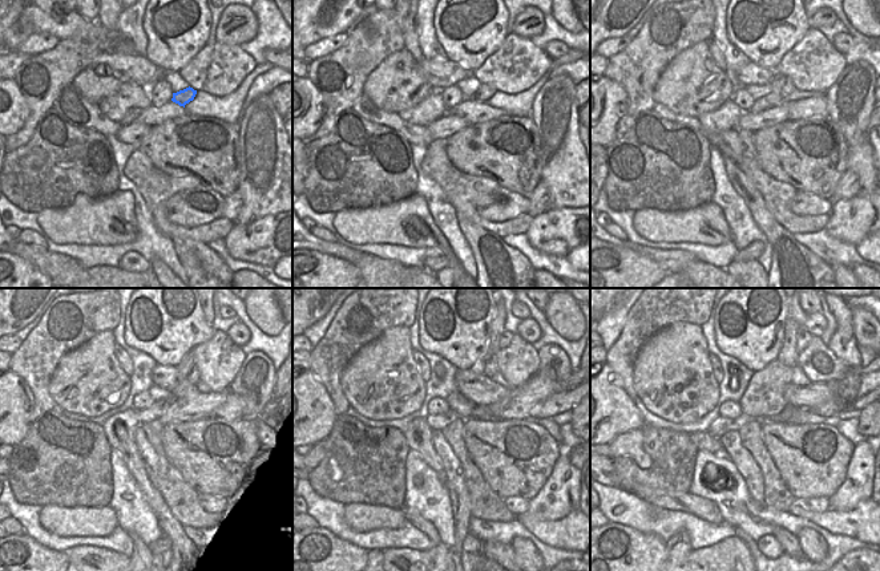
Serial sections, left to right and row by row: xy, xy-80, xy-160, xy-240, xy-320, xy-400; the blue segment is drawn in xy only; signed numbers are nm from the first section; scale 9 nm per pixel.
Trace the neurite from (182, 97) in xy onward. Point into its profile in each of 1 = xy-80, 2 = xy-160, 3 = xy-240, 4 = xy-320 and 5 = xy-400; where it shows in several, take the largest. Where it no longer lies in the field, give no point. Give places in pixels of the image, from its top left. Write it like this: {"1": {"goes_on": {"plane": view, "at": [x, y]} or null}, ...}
{"1": {"goes_on": {"plane": "xy-80", "at": [484, 92]}}, "2": {"goes_on": {"plane": "xy-160", "at": [780, 85]}}, "3": {"goes_on": {"plane": "xy-240", "at": [186, 368]}}, "4": {"goes_on": {"plane": "xy-320", "at": [488, 365]}}, "5": {"goes_on": {"plane": "xy-400", "at": [788, 356]}}}

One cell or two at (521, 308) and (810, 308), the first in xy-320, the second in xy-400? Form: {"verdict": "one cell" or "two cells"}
{"verdict": "one cell"}

